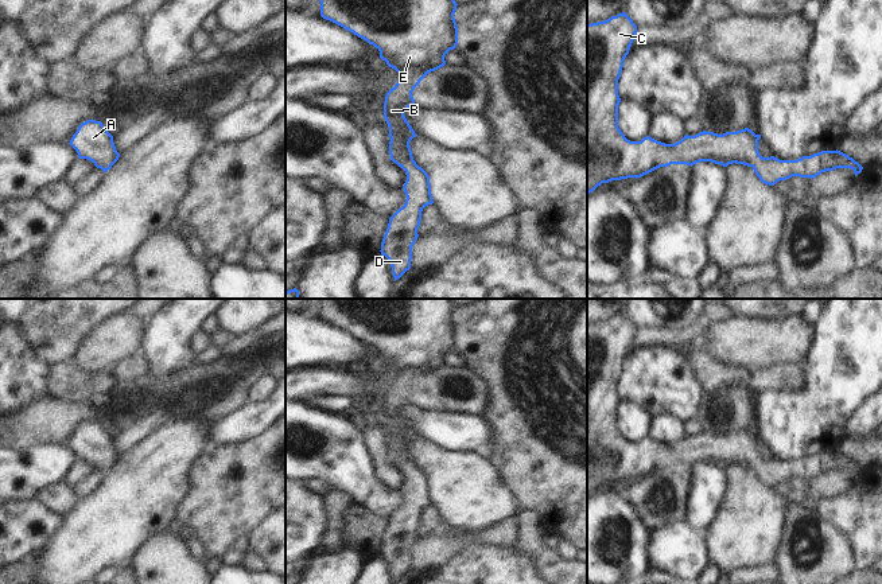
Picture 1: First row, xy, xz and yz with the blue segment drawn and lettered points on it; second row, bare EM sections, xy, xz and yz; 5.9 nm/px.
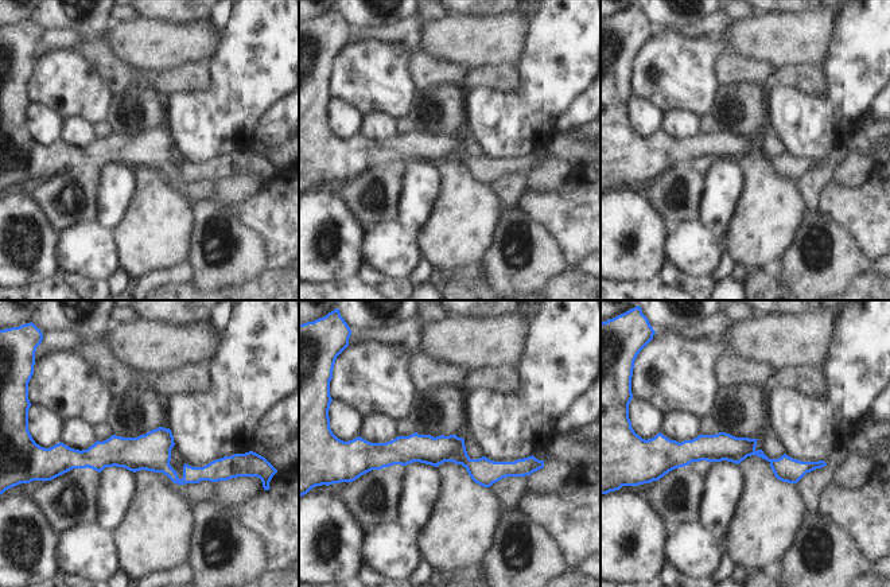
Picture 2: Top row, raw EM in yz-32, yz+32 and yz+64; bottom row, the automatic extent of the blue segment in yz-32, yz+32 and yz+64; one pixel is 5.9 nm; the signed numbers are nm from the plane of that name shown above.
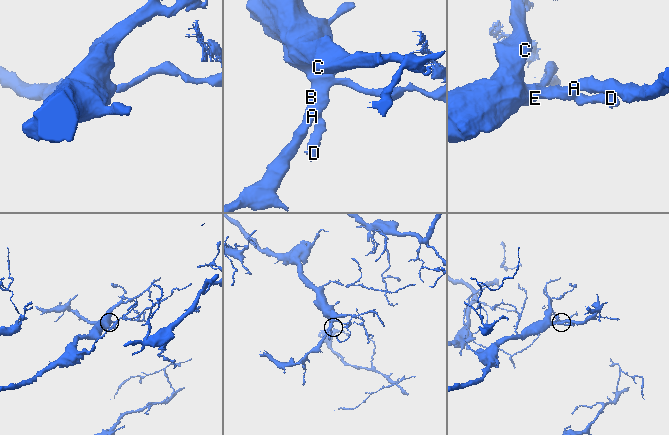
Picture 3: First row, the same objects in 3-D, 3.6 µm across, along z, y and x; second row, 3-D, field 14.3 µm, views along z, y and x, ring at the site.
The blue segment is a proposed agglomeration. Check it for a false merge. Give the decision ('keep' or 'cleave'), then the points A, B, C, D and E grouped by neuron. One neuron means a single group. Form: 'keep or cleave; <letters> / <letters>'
keep; A B C D E

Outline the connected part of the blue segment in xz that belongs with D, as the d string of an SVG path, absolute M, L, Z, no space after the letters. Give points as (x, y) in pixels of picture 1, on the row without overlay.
M319 299L319 303L323 320L373 346L380 353L380 359L400 375L397 385L385 397L384 420L389 428L391 462L407 475L403 487L407 501L389 519L380 552L389 561L396 583L411 571L412 548L419 538L421 513L434 505L430 478L416 466L409 448L417 436L404 414L415 405L413 390L428 374L443 369L446 355L458 346L458 328L454 320L458 305L454 299Z

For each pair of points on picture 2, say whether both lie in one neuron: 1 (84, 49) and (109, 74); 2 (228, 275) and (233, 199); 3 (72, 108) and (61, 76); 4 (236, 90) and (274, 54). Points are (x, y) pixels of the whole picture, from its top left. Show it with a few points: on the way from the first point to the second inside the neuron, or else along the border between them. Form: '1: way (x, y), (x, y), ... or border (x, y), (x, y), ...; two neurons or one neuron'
1: way (90, 54), (104, 67); one neuron
2: border (212, 199), (233, 210); two neurons
3: way (72, 100), (72, 89), (66, 84); one neuron
4: way (245, 81), (264, 62); one neuron

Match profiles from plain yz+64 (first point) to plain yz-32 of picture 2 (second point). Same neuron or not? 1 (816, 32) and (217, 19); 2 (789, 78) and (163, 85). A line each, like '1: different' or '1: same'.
1: different
2: same

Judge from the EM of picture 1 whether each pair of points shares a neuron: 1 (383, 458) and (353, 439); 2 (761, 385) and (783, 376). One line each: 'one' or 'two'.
1: two
2: one

